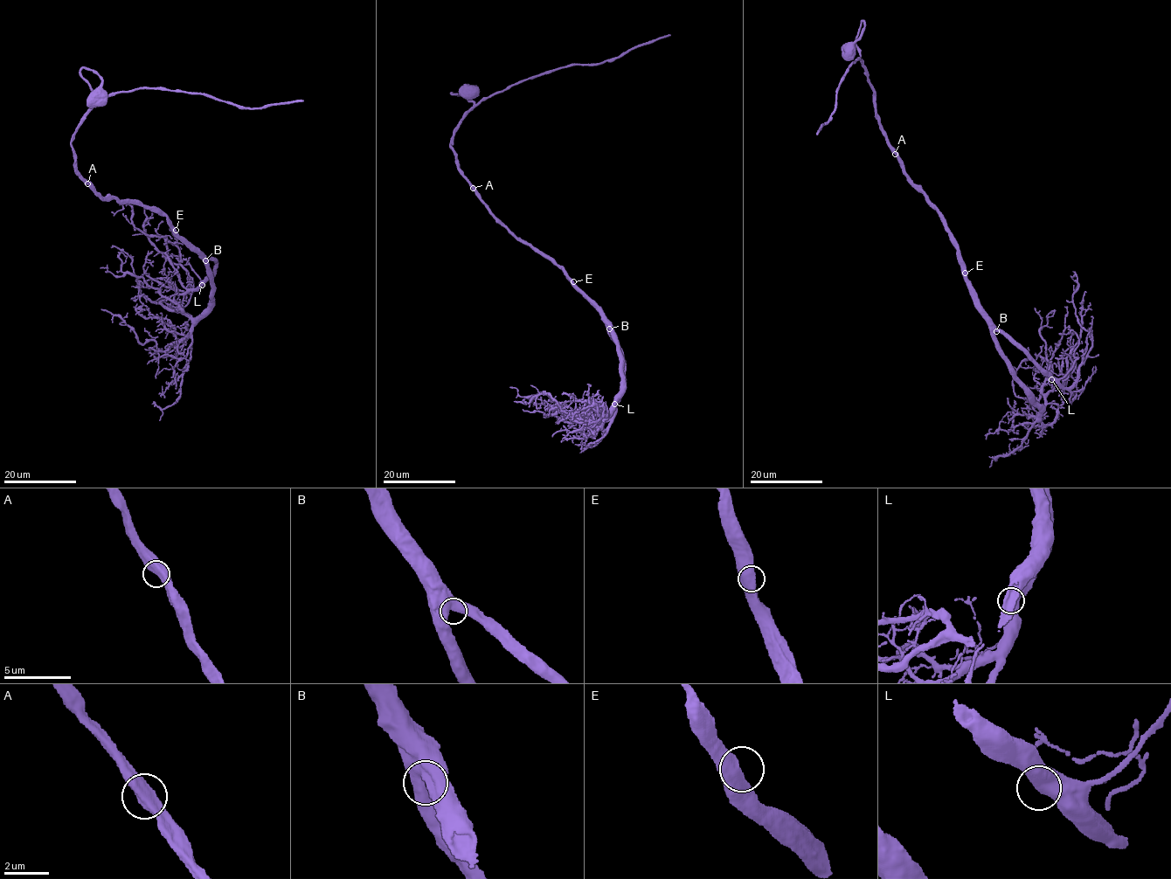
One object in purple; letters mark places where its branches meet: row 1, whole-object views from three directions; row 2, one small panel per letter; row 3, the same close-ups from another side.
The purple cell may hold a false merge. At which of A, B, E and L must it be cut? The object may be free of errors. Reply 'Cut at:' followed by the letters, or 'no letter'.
Cut at: no letter

